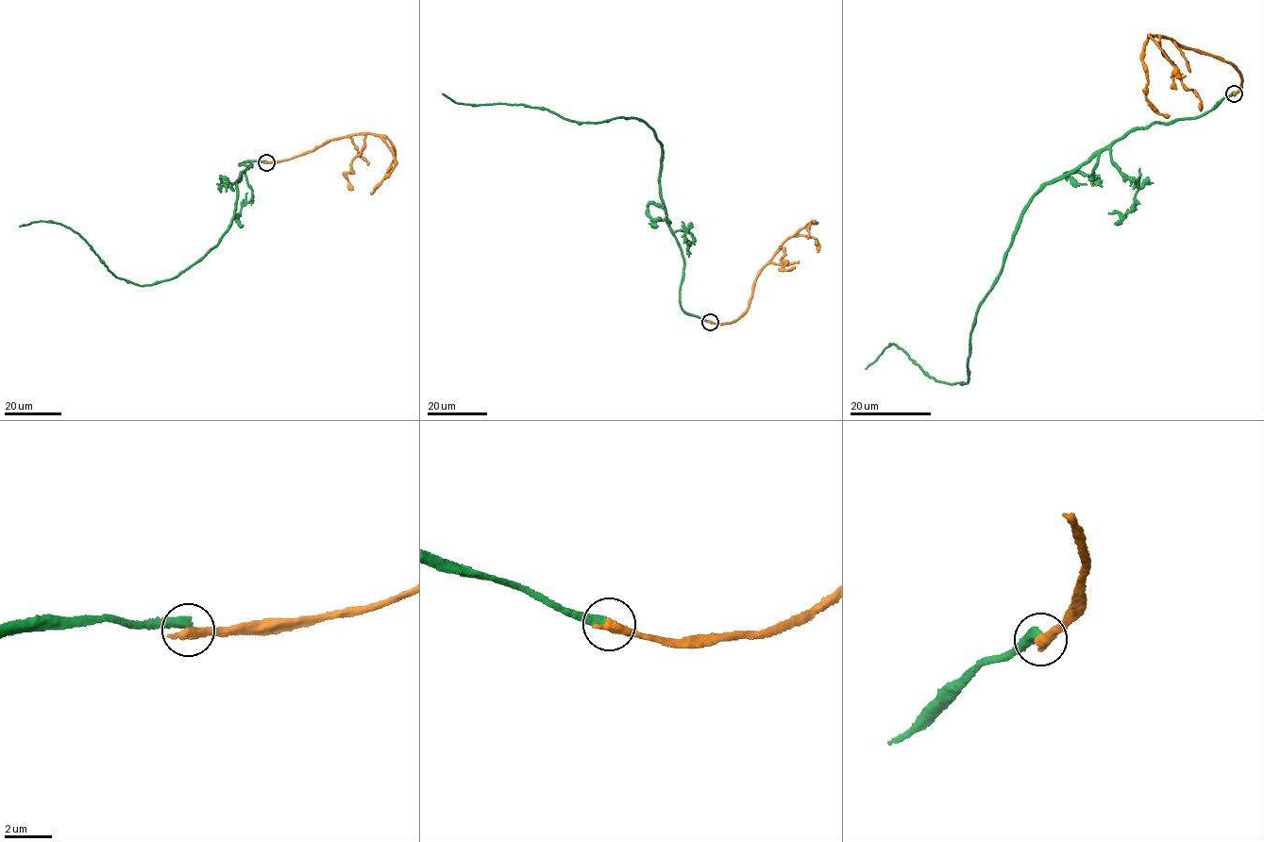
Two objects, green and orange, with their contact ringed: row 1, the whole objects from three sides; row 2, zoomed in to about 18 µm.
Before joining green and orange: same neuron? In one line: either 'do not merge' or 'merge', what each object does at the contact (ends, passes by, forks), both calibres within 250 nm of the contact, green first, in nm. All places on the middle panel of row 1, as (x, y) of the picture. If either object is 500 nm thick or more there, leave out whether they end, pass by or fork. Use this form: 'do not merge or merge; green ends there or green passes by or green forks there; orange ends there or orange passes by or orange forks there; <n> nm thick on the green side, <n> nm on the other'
do not merge; green ends there; orange ends there; 440 nm thick on the green side, 480 nm on the other

